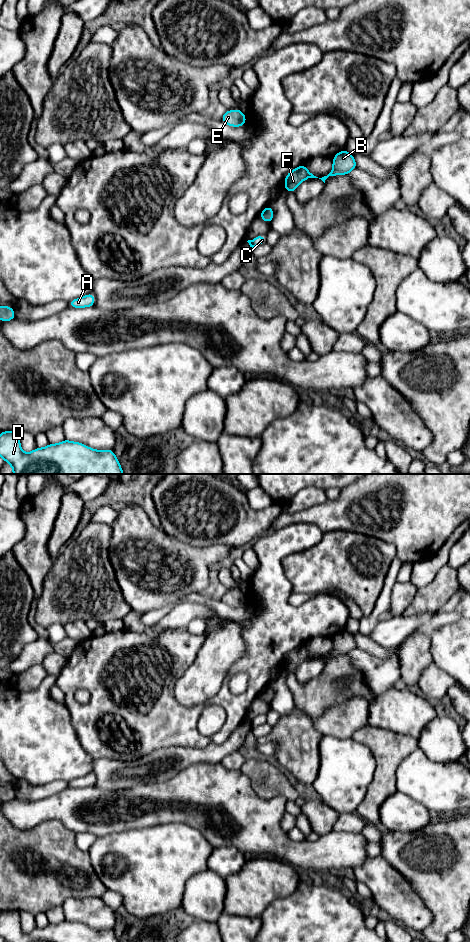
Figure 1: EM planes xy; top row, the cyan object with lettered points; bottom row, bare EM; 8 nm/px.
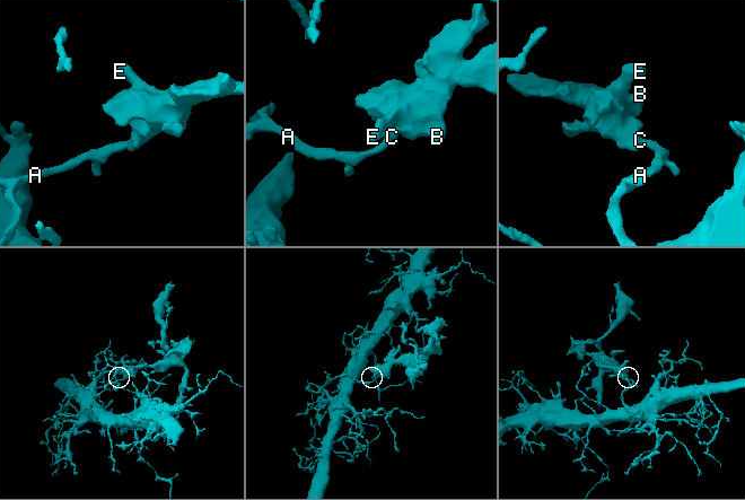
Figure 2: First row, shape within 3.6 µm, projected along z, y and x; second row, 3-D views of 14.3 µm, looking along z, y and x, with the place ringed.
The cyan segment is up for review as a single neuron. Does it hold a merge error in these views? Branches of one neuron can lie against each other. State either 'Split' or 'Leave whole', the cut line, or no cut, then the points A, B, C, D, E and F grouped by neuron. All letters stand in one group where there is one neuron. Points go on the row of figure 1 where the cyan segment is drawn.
Split. Split along xy (251, 240), (253, 246). Groups: A C D / B E F

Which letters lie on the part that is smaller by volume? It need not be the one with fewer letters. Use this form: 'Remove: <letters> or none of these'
Remove: B, E, F

